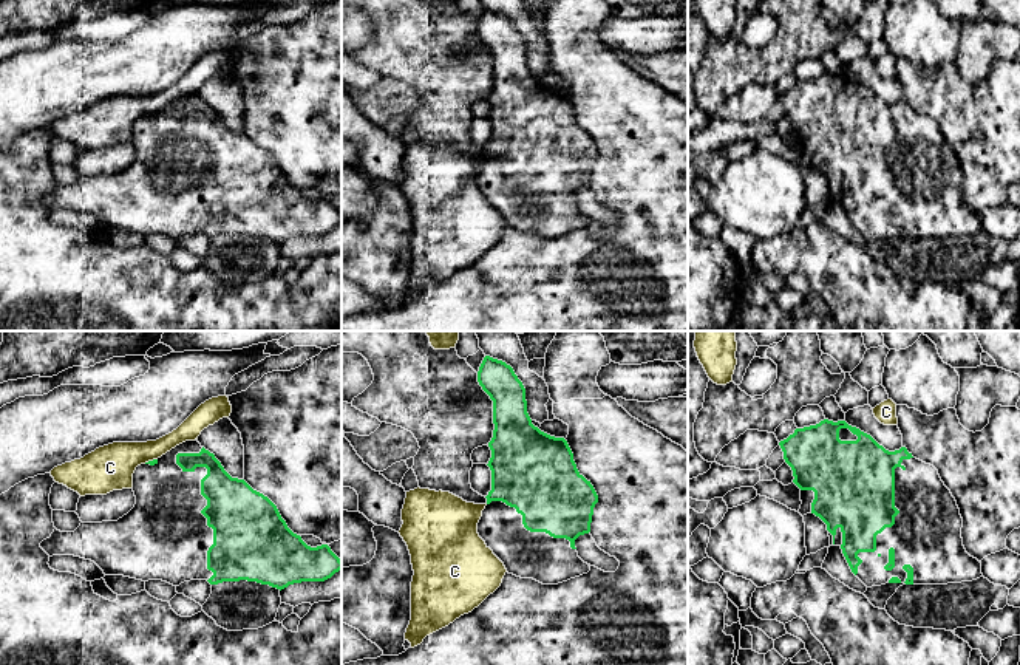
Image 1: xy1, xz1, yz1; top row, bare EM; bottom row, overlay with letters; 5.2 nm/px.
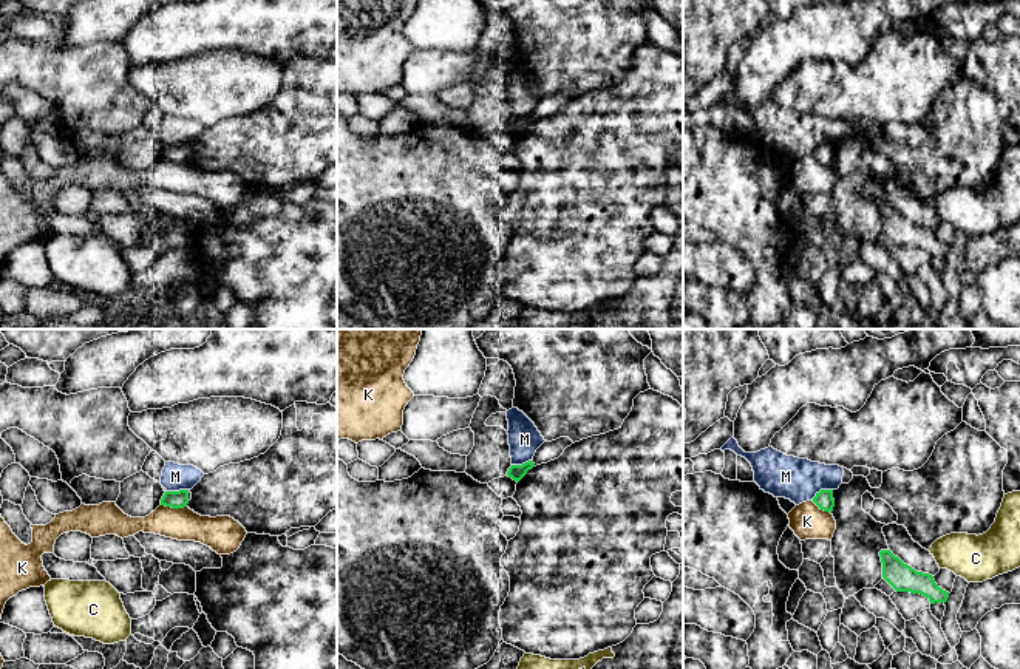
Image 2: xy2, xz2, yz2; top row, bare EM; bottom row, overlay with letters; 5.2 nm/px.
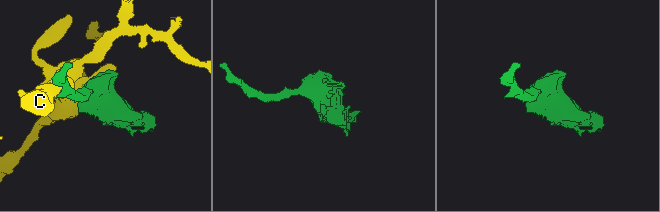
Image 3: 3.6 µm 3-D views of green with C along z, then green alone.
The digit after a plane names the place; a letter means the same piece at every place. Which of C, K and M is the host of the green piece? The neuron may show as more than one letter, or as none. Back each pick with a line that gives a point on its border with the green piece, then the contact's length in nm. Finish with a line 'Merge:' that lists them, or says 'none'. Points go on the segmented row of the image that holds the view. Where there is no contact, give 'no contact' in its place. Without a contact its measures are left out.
Merge: none

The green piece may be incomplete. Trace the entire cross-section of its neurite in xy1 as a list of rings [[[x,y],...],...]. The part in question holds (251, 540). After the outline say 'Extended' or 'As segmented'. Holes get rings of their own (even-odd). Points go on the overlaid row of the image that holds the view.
[[[196,439],[185,441],[133,473],[134,507],[117,521],[80,523],[74,532],[54,529],[40,547],[49,555],[94,561],[105,575],[179,586],[190,580],[257,581],[277,589],[325,581],[342,569],[328,544],[308,546],[281,518],[277,506],[244,479],[232,478]]]. Extended

